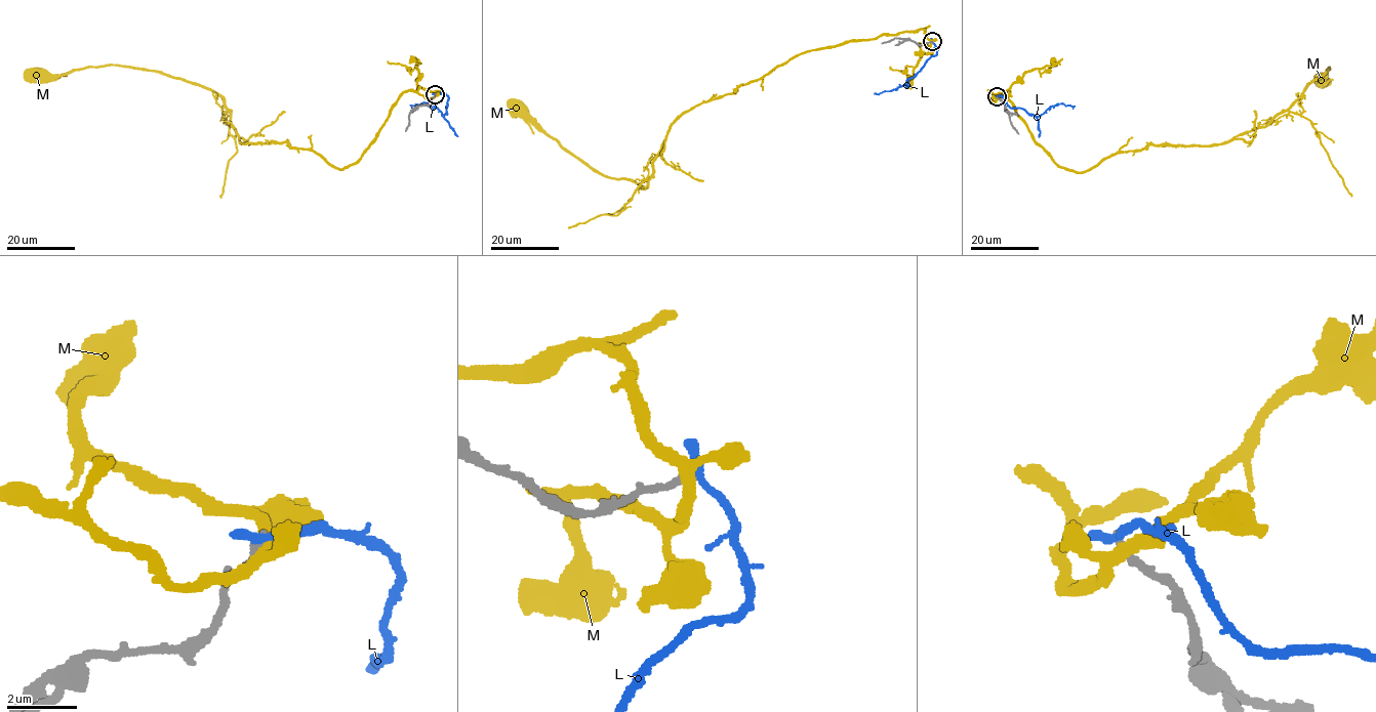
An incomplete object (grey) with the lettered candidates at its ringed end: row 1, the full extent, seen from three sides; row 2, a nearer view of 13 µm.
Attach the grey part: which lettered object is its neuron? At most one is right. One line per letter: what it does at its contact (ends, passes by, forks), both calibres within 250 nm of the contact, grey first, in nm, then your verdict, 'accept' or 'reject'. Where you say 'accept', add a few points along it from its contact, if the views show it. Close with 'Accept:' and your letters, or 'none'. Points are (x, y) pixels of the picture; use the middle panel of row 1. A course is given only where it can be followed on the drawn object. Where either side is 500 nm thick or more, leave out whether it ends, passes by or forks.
L: it ends | 240/320 nm | reject
M: it forks | 280/280 nm | reject
Accept: none

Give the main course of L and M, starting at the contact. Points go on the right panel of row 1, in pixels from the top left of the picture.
L: (997, 97), (1002, 96), (1011, 107), (1040, 116), (1056, 105), (1074, 106)
M: (998, 98), (1057, 165), (1081, 172), (1148, 144), (1224, 144), (1262, 127), (1330, 68), (1319, 80)

